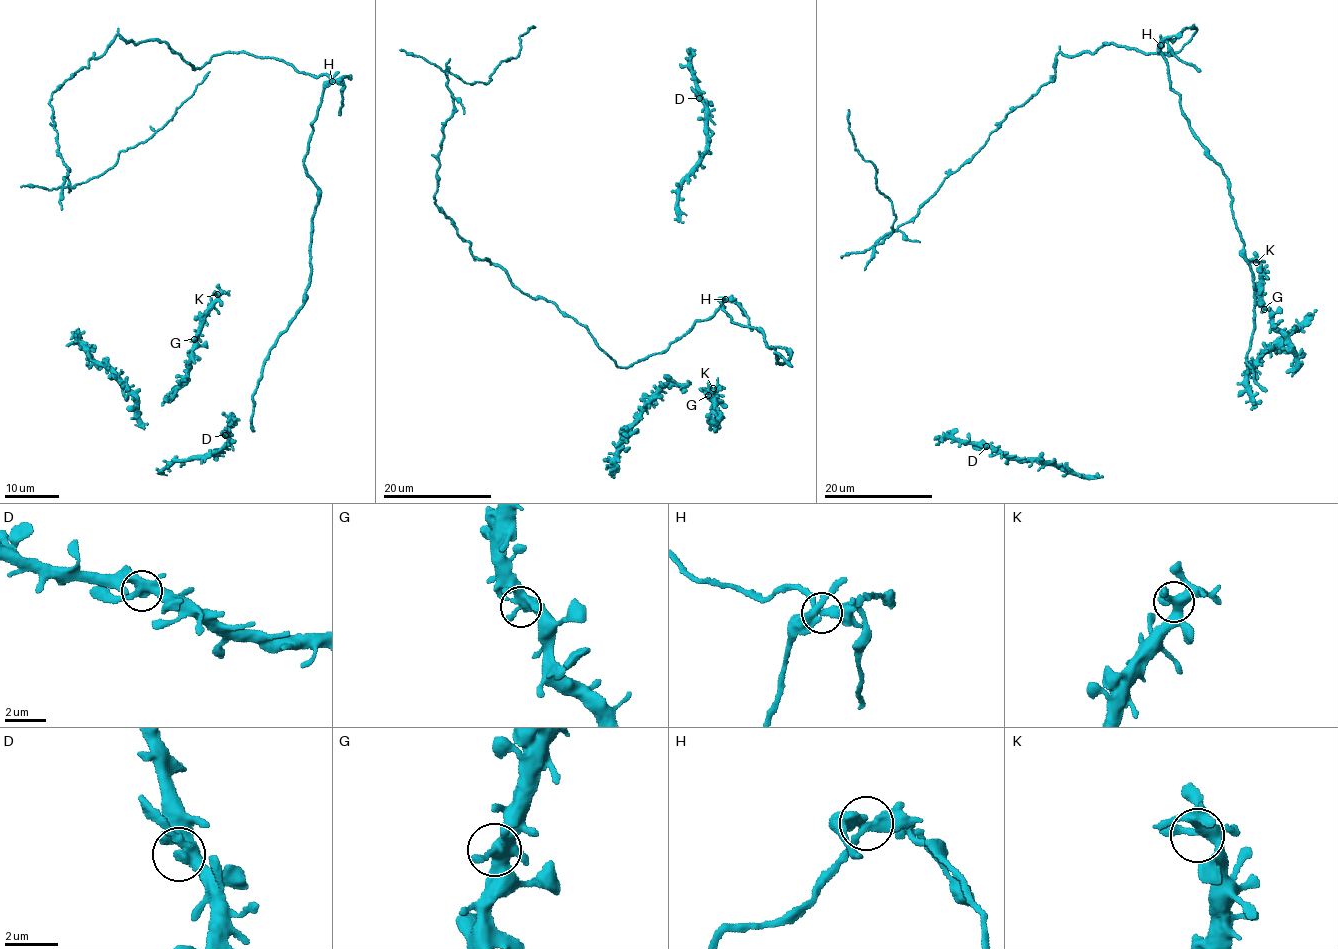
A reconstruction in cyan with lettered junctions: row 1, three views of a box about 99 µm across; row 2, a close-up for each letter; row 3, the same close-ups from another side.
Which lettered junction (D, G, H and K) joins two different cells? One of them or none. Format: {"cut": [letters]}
{"cut": ["H"]}

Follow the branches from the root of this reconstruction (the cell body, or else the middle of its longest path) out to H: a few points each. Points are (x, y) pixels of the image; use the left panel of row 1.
H: (317, 111), (323, 89), (332, 80)

